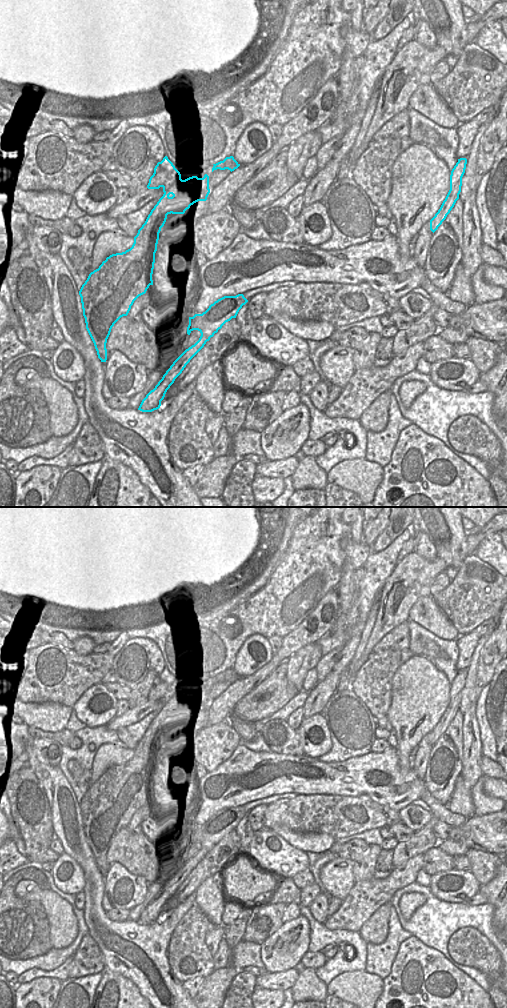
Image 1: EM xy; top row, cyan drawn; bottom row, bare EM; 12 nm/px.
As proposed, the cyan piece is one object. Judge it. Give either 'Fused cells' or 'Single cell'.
Fused cells.

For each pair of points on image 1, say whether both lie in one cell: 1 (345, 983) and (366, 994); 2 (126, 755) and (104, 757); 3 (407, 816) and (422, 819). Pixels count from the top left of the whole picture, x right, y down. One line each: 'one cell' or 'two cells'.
1: one cell
2: one cell
3: one cell

